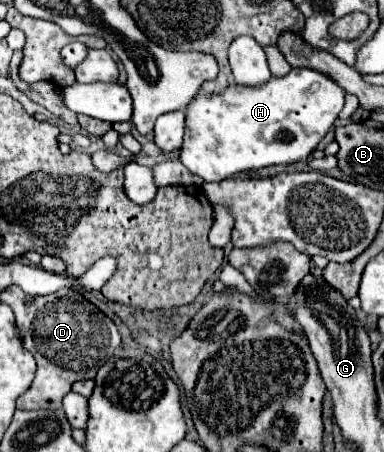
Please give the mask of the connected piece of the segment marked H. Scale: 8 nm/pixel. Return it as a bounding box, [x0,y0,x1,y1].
[181,68,345,182]

